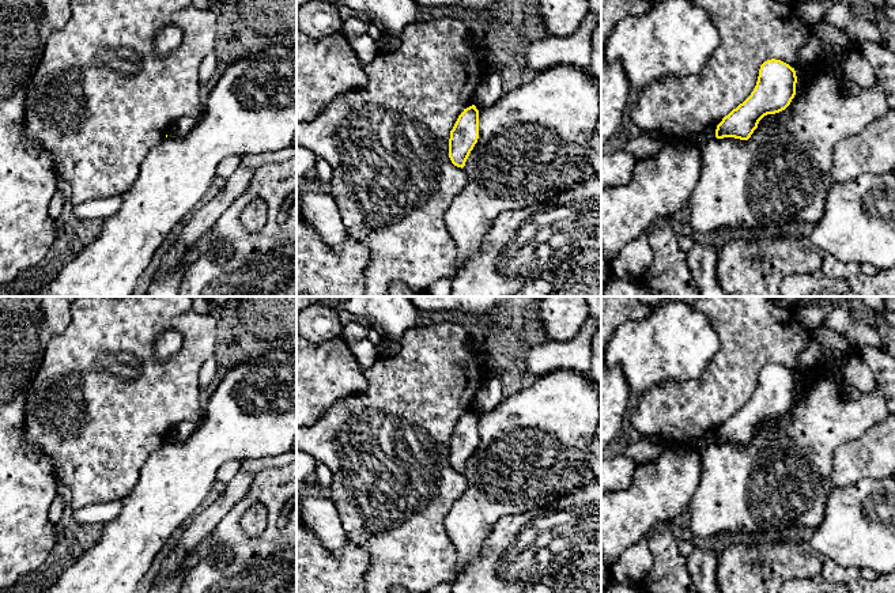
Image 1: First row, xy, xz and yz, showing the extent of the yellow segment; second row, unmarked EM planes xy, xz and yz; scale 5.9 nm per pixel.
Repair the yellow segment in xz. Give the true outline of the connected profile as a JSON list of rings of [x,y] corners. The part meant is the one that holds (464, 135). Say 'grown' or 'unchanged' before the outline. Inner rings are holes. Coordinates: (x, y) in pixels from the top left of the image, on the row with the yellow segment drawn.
unchanged; [[[475,105],[464,109],[458,116],[449,139],[449,158],[457,167],[465,162],[479,139],[479,110]]]

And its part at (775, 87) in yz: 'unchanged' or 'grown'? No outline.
unchanged

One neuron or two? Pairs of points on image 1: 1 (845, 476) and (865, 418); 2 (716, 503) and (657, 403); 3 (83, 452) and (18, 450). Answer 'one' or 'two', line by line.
1: two
2: two
3: two

